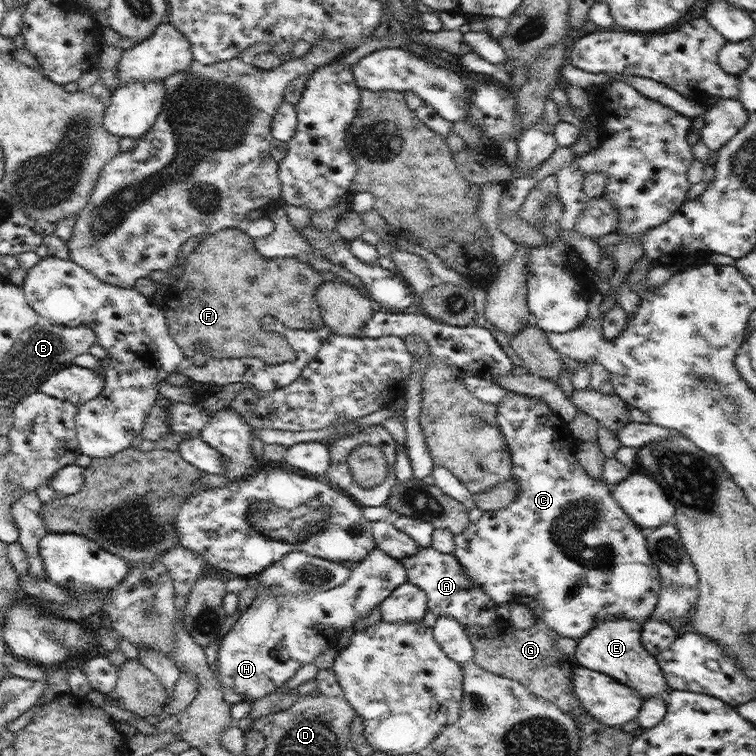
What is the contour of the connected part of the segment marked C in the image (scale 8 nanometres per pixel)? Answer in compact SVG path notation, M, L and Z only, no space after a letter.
M510 391L504 401L497 404L498 414L496 415L498 426L504 434L504 440L510 448L512 460L512 479L518 482L520 491L516 493L516 499L502 508L502 510L485 511L476 523L469 523L468 528L454 535L453 556L460 564L462 571L473 581L474 585L481 587L481 590L491 599L496 606L504 602L523 604L530 608L536 620L542 620L549 628L552 628L558 635L579 639L586 632L589 632L598 622L604 618L615 618L615 616L626 616L643 625L650 620L651 613L658 603L659 572L654 562L650 559L650 552L646 547L646 531L638 526L634 520L624 512L618 505L618 501L612 496L612 489L604 481L598 481L588 475L577 459L578 439L572 435L568 423L556 412L552 411L546 401L540 397L530 397L525 394Z

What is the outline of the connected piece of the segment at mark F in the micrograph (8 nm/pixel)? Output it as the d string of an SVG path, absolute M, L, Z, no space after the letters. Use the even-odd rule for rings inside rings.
M237 227L237 228L224 228L224 230L218 230L218 232L214 232L214 234L204 234L204 235L200 235L200 240L199 245L194 249L194 251L192 253L190 253L190 255L187 257L186 262L185 262L185 267L183 268L183 275L179 276L177 278L177 281L174 282L174 284L170 285L167 287L166 289L166 293L167 295L164 297L164 305L163 305L163 311L164 311L164 316L166 318L166 324L168 324L168 330L169 333L172 335L172 338L174 339L174 342L176 342L176 344L178 344L179 348L182 350L182 353L185 354L185 356L192 360L192 362L196 365L196 366L204 366L206 364L206 361L208 361L209 358L216 358L216 359L224 359L224 358L246 358L246 357L257 357L260 358L262 360L264 360L264 362L267 365L274 365L274 364L278 364L278 363L284 363L284 362L290 362L290 361L294 361L296 360L296 354L295 351L290 347L290 344L288 343L288 341L286 341L286 337L284 335L282 335L281 333L278 332L267 332L266 330L264 330L262 328L262 323L260 322L260 320L262 320L263 316L268 316L268 314L270 314L270 316L280 320L280 322L282 322L282 324L284 324L284 326L287 326L288 328L292 329L292 330L300 330L300 329L304 329L304 330L316 330L317 328L322 328L322 326L324 326L324 321L323 321L323 317L322 314L320 312L320 305L318 305L318 301L316 301L316 290L318 290L318 288L320 288L320 286L322 286L322 282L325 282L324 279L322 279L322 276L320 275L320 273L318 273L318 271L316 269L313 269L308 262L305 261L305 259L302 258L296 258L296 257L274 257L274 258L268 258L268 257L264 257L262 256L262 254L260 254L260 252L258 252L258 250L256 250L256 248L254 248L254 239L250 238L249 234L246 234L244 229L242 229L241 227ZM197 341L204 341L206 342L206 344L209 344L212 348L212 352L209 353L209 355L207 354L203 354L200 352L197 352L195 350L195 344Z

